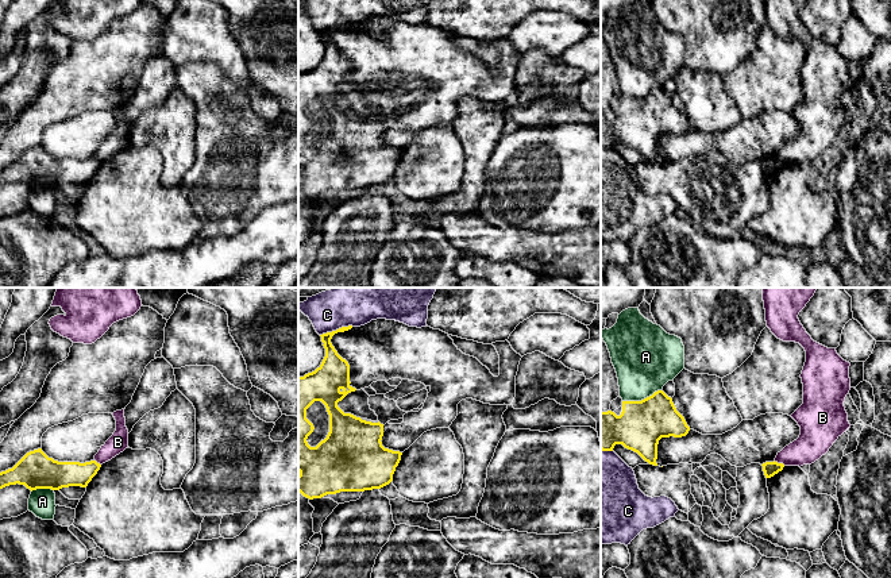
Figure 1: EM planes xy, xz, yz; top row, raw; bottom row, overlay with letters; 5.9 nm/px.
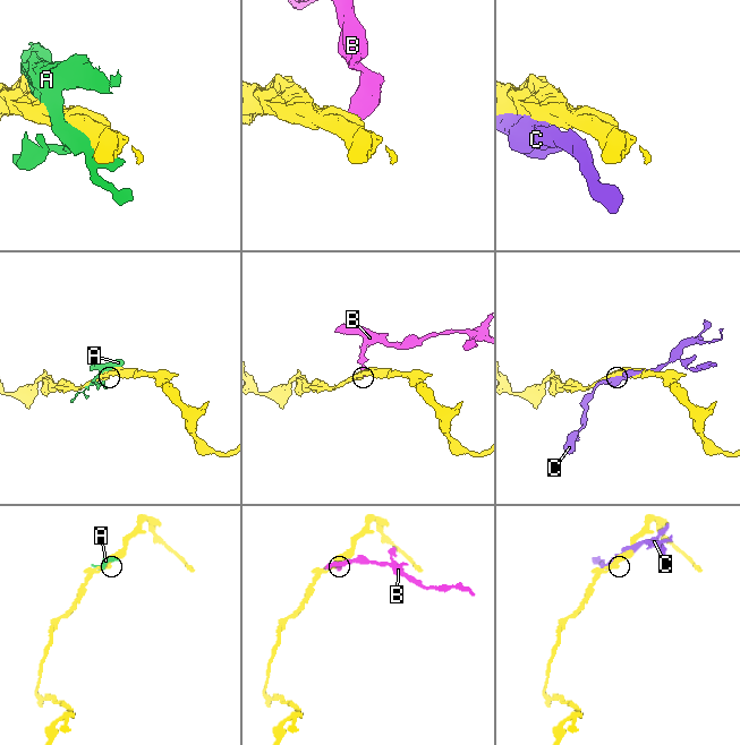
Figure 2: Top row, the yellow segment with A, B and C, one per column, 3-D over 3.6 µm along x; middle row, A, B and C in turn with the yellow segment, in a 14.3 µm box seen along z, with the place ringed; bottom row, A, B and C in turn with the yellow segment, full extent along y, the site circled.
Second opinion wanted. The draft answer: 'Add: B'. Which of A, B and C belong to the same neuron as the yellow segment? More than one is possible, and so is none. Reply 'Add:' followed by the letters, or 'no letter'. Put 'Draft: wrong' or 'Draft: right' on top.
Draft: wrong
Add: no letter

